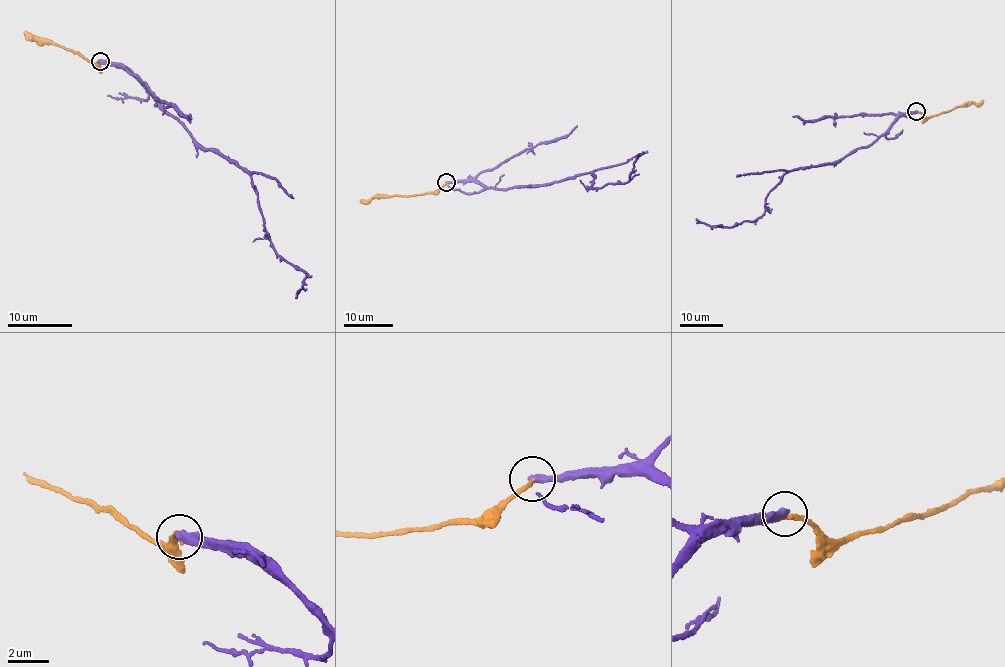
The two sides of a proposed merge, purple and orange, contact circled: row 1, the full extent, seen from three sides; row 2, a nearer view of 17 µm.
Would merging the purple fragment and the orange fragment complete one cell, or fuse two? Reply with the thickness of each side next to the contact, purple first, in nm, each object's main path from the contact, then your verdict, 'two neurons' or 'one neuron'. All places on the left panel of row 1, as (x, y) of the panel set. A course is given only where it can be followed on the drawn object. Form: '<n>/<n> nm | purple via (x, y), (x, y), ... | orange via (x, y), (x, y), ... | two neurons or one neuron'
420/240 nm | purple via (100, 61), (132, 71), (200, 144), (215, 150), (250, 175), (267, 238), (277, 254), (306, 274), (298, 291) | orange via (100, 61), (89, 61), (23, 33) | two neurons

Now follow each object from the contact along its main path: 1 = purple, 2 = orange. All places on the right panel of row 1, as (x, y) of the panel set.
1: (916, 112), (903, 115), (870, 145), (838, 161), (786, 173), (755, 220), (728, 227), (696, 219)
2: (916, 112), (928, 117), (967, 101), (983, 101)

